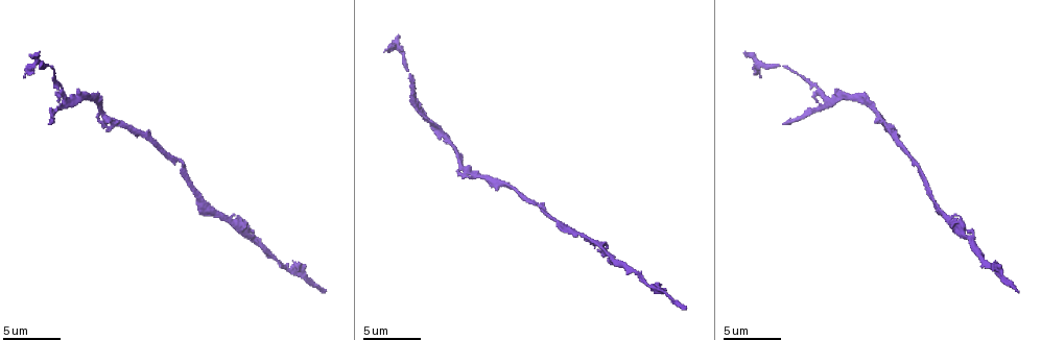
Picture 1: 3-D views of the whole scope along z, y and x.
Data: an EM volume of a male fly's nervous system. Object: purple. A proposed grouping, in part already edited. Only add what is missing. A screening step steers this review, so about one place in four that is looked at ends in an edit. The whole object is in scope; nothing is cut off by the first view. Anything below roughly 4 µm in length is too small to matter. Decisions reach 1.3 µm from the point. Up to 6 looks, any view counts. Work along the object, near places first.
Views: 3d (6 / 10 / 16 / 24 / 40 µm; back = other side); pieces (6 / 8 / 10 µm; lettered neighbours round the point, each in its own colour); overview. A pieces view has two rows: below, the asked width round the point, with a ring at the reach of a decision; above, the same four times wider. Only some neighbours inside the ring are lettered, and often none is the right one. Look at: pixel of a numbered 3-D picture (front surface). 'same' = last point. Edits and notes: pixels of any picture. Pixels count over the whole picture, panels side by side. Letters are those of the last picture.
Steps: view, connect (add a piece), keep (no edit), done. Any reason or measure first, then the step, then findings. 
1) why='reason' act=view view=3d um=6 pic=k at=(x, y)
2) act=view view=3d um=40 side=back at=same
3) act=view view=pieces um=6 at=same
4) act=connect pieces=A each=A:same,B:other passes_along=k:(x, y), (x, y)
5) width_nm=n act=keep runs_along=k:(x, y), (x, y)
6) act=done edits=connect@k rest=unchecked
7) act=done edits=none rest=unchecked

why='free end' act=view view=3d um=6 pic=1 at=(412, 77)

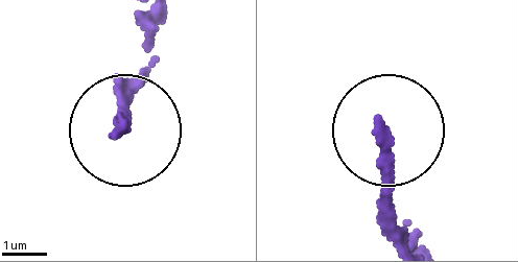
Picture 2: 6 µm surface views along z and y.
act=view view=pieces um=6 pic=2 at=(115, 131)

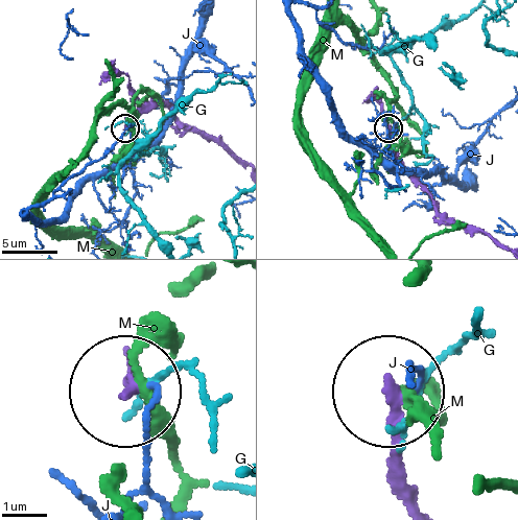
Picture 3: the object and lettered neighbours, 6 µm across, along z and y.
act=keep each=G:other,J:other,M:other runs_along=3:(418, 495), (387, 398) found='no lettered piece goes on from it'

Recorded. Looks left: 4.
why='an open end' act=view view=pieces um=10 pic=1 at=(399, 36)

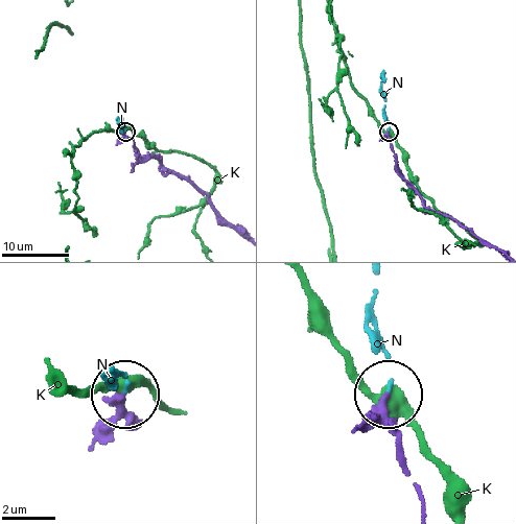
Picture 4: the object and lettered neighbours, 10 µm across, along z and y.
act=connect pieces=N each=K:other,N:same passes_along=4:(392, 148), (382, 77), (384, 81) found='it goes on there'

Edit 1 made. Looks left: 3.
act=view view=overview

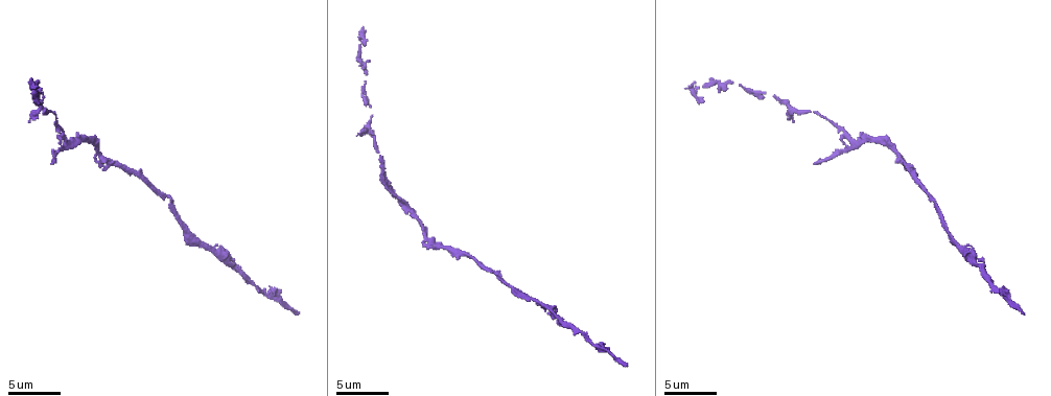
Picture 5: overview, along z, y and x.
why='end of a long branch' act=view view=pieces um=10 pic=5 at=(297, 313)

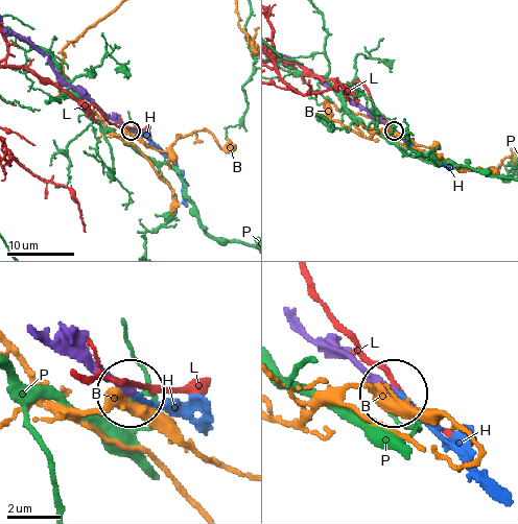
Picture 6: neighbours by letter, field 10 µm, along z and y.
act=connect pieces=H each=B:other,H:same,L:other,P:other passes_along=6:(62, 339), (79, 347), (132, 391), (167, 402), (201, 427) found='the cell continues'

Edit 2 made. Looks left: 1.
act=done edits=connect@4,connect@6 rest=unchecked

